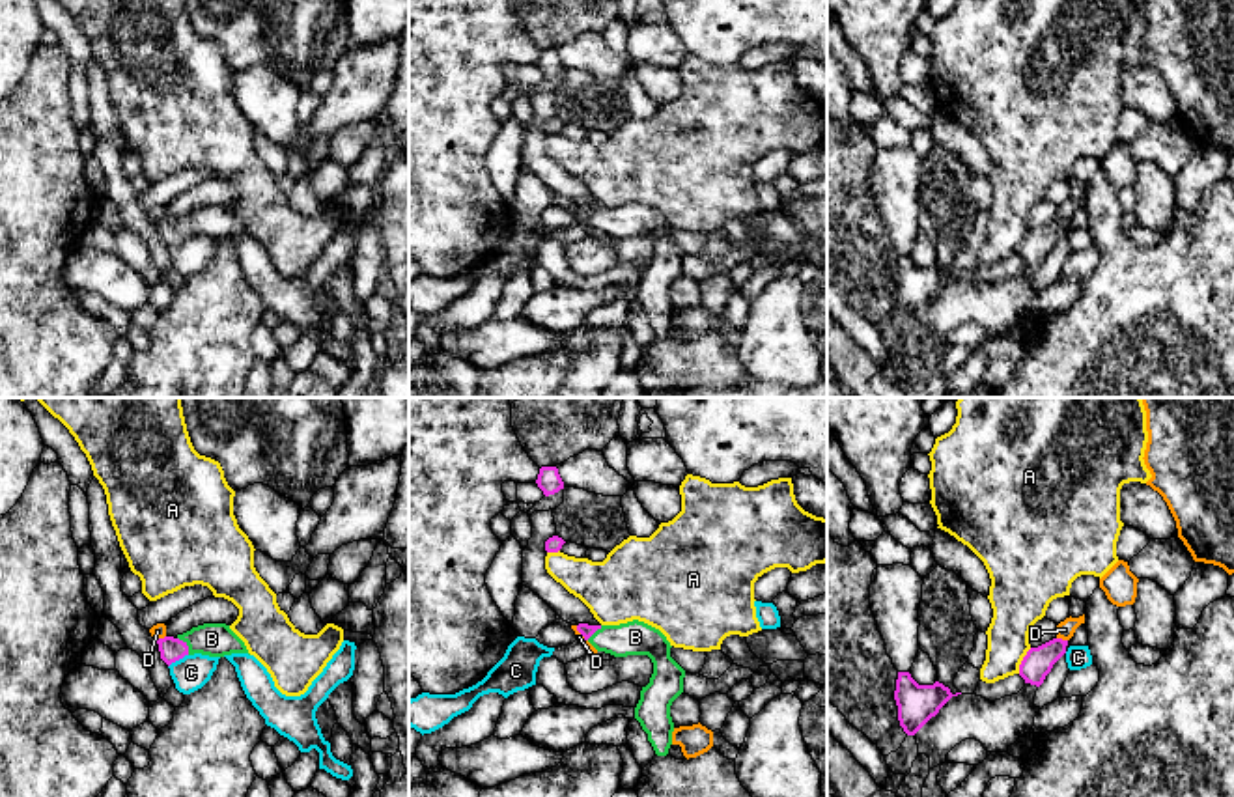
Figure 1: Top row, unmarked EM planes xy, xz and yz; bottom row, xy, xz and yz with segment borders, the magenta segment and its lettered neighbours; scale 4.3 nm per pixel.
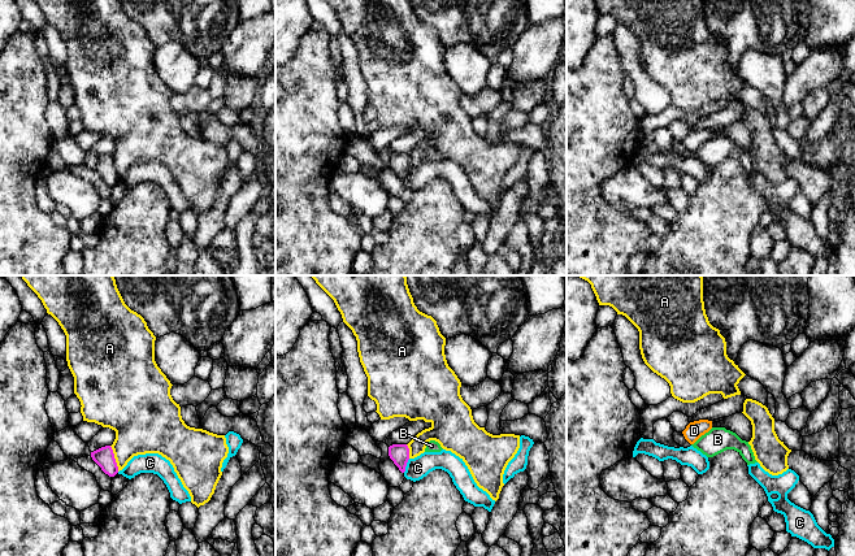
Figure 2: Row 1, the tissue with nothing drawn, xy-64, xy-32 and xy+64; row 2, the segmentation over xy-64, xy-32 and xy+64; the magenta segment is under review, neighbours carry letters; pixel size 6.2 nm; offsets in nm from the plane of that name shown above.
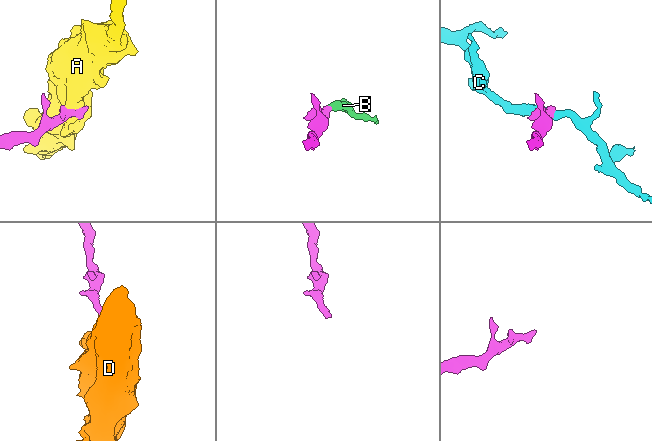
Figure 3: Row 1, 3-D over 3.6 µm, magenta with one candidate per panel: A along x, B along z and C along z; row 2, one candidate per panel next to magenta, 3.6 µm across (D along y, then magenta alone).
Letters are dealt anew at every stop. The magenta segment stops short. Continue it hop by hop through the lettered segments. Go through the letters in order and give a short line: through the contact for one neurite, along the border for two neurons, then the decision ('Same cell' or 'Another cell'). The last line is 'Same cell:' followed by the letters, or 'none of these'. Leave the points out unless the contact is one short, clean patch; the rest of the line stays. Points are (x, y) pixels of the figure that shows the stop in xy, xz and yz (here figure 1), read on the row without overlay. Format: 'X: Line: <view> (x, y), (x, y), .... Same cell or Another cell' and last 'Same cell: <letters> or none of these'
A: Line: yz (1031, 230), (1018, 254). Another cell
B: Line: xy (170, 230), (187, 228), (211, 221). Same cell
C: Line: xy (187, 236), (168, 249). Another cell
D: Line: yz (1057, 219), (1066, 223). Another cell
Same cell: B

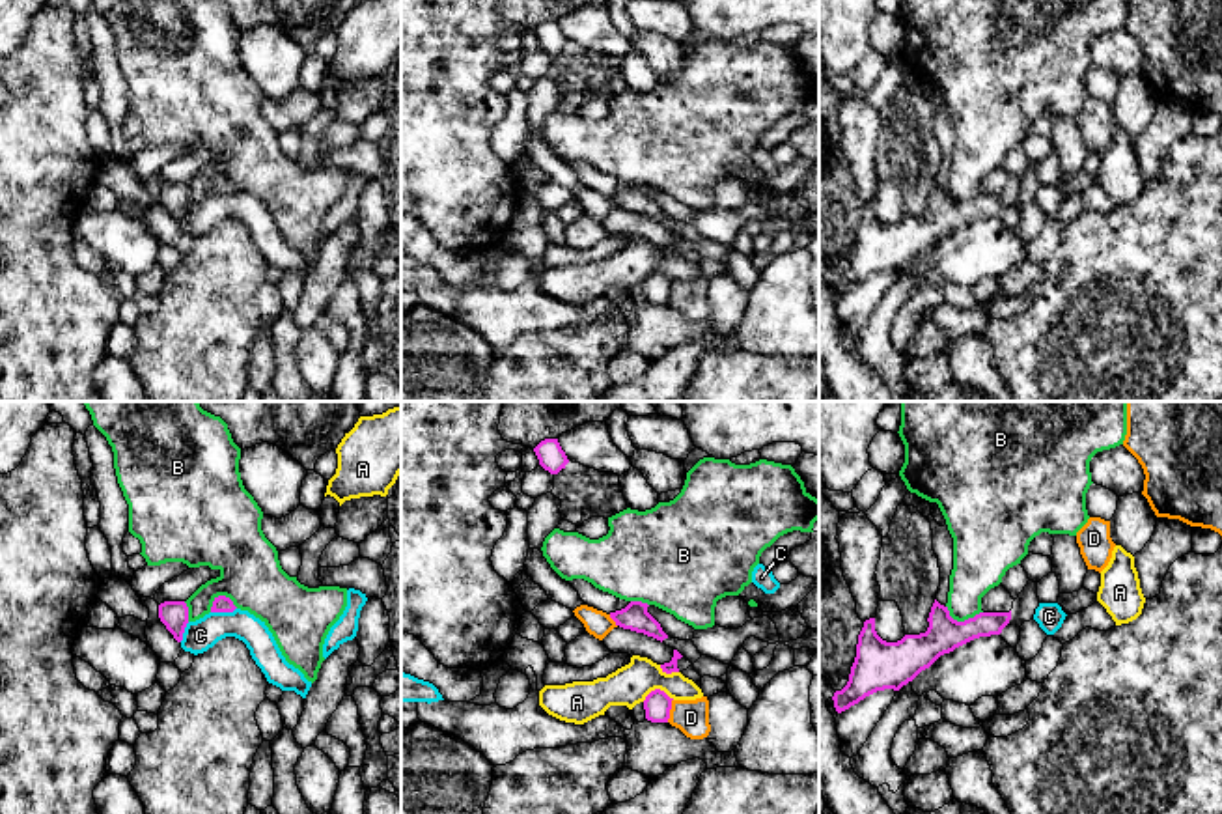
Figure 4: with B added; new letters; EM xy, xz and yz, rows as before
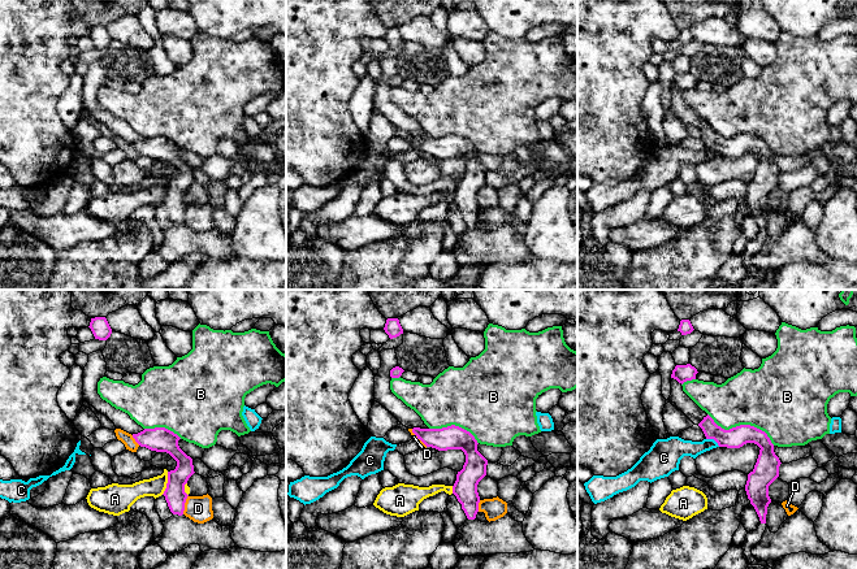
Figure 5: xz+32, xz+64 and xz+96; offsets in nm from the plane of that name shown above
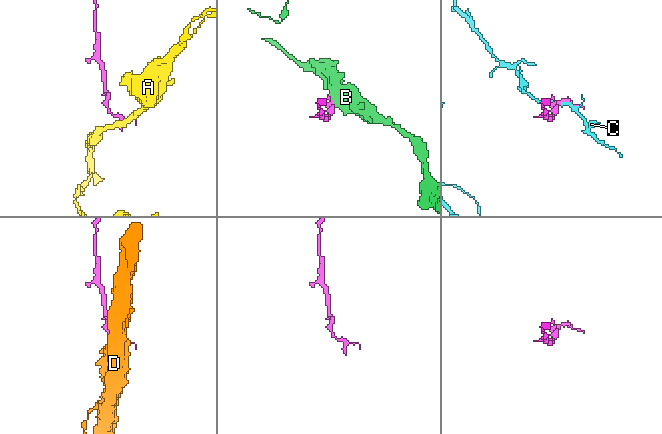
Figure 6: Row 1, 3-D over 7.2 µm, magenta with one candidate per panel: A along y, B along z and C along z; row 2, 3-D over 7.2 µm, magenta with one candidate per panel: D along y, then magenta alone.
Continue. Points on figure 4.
A: Line: xz (674, 280), (653, 271), (642, 282). Another cell
B: Line: yz (946, 187), (948, 195), (958, 202), (972, 200), (982, 193). Another cell
C: Another cell
D: Another cell
Same cell: none of these

